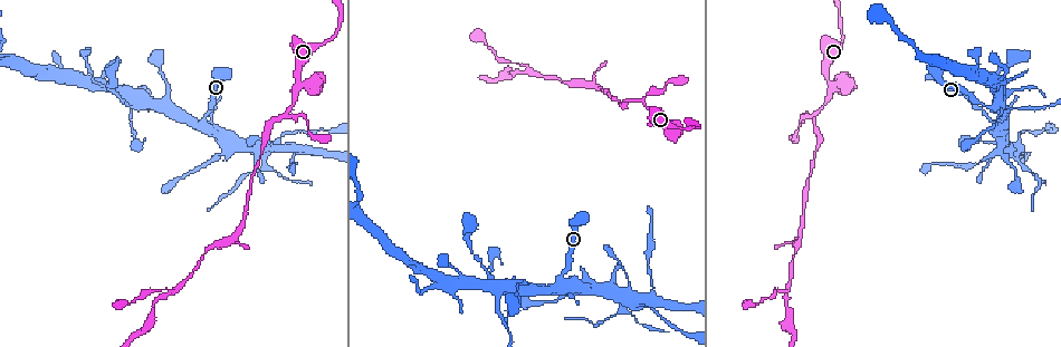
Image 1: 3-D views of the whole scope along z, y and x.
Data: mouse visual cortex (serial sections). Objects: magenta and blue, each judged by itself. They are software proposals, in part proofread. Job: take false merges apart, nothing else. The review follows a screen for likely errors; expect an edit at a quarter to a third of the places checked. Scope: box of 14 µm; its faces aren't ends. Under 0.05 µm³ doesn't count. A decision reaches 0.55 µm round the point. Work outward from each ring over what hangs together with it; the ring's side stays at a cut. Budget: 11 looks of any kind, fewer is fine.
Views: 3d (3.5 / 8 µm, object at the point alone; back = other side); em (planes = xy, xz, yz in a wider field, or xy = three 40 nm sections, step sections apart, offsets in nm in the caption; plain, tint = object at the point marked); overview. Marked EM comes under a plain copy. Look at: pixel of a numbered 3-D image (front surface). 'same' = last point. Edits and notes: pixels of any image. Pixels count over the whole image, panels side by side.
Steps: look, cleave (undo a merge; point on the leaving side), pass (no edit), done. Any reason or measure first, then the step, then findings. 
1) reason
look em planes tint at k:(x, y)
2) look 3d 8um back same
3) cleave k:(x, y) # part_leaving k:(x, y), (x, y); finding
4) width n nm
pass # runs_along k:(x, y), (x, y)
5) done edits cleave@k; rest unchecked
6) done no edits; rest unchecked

sharp bend
look 3d 8um at 1:(562, 284)

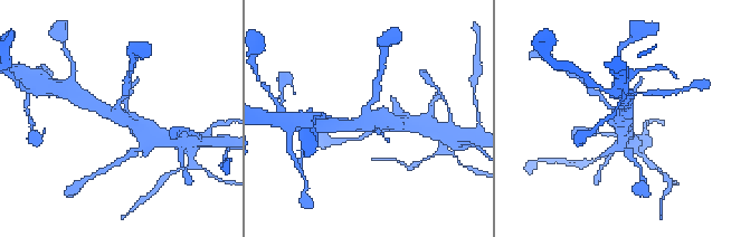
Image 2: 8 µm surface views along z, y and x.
look em xy step 5 tint at 2:(117, 115)

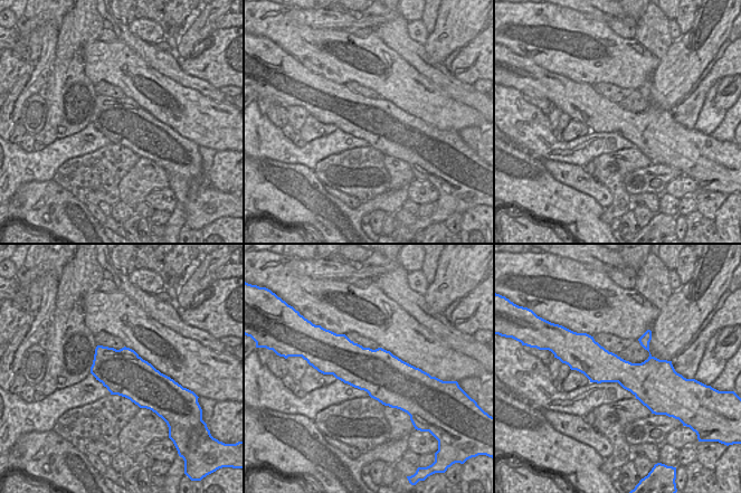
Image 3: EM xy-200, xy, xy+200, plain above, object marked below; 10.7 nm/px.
pass # runs_along 2:(378, 97), (361, 123), (340, 125); all the same cell

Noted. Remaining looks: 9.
looks like a crossing
look 3d 3.5um at 1:(494, 283)

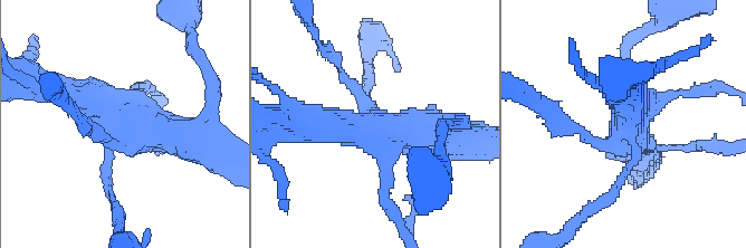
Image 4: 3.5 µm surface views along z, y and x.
need the tissue
look em xy step 2 tint at 4:(128, 131)

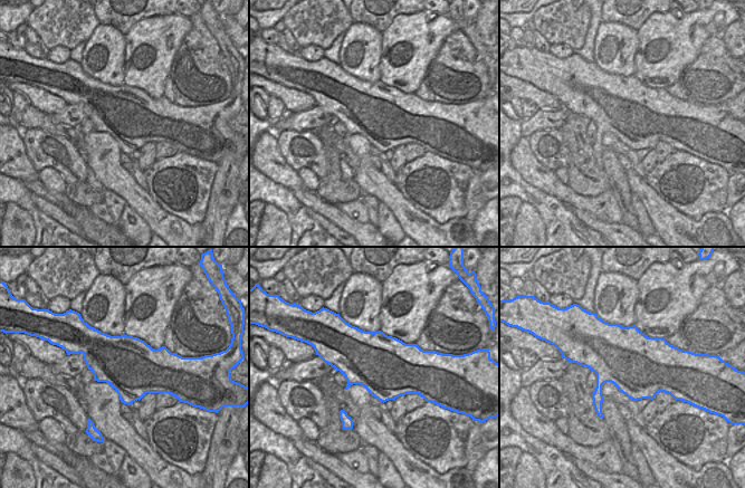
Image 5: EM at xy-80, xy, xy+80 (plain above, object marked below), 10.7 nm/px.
pass # runs_along 4:(202, 148), (65, 93); all the same cell

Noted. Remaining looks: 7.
sudden change in width
look 3d 3.5um at 1:(267, 148)

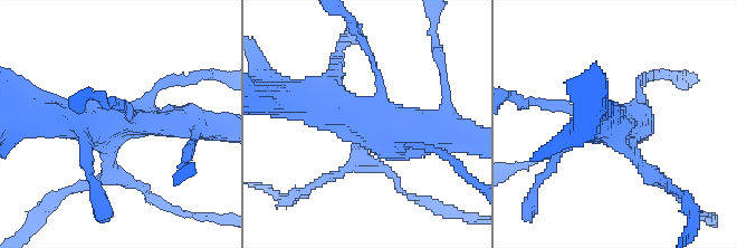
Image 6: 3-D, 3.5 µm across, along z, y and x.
shape alone is not enough
look em xy step 2 tint at 6:(364, 119)

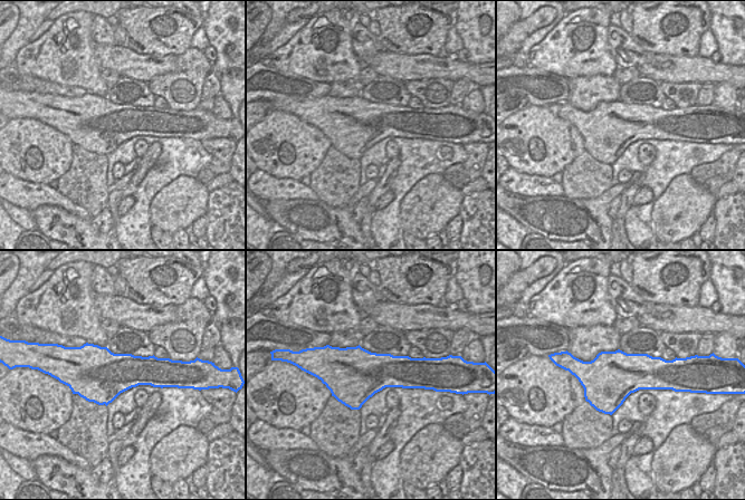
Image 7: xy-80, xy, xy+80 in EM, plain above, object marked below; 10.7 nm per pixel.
another direction
look em planes tint same

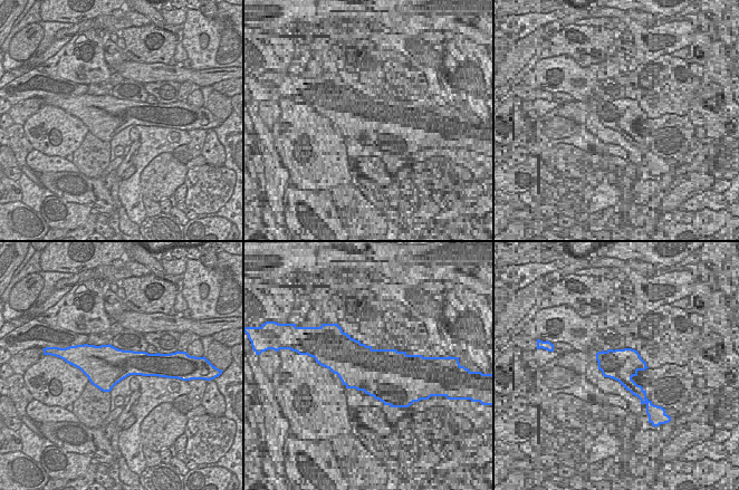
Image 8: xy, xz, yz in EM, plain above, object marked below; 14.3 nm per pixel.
cleave 6:(355, 165) # part_leaving 6:(631, 152), (651, 177), (685, 197); two cells meet here

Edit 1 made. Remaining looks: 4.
see it whole again
look overview

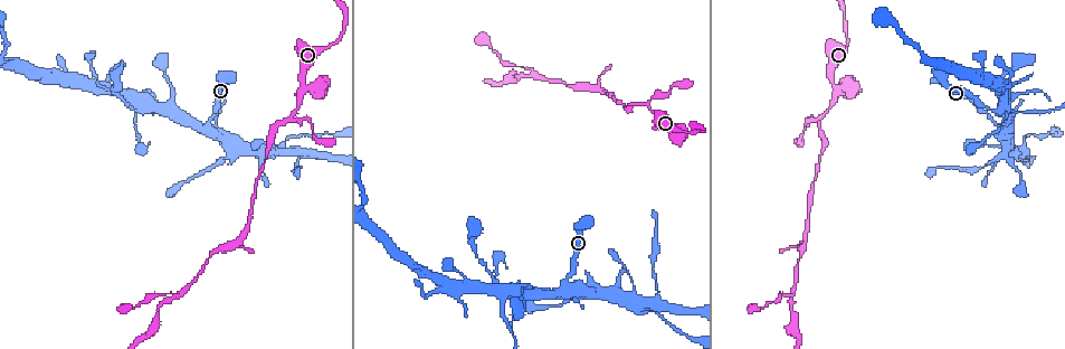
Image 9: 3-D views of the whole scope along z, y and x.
a fork
look 3d 3.5um at 9:(286, 120)

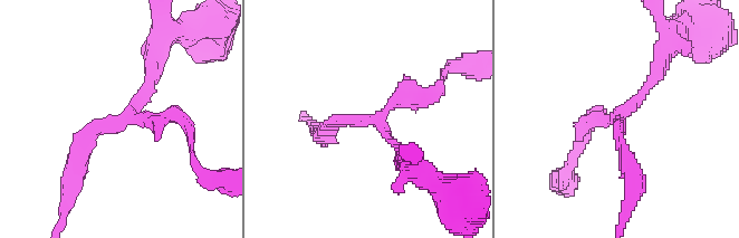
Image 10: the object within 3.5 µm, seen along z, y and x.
arms 3; arm_widths 150, 200, 200 nm
look em xy step 1 tint at 10:(123, 117)

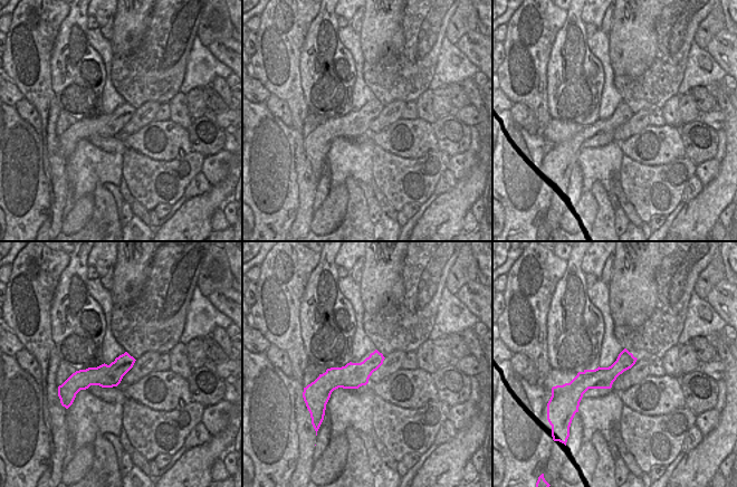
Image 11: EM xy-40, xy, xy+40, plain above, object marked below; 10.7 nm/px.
pass # runs_along 11:(632, 359), (603, 378), (573, 384); all the same cell

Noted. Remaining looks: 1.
done edits cleave@6; rest unchecked

